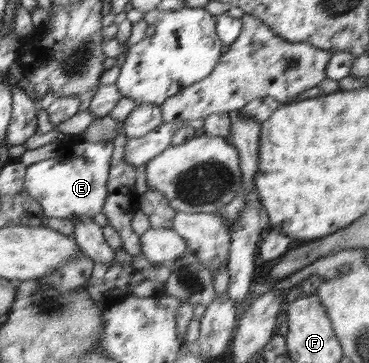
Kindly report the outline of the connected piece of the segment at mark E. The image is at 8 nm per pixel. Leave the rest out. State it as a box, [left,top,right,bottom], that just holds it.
[24,141,113,220]

